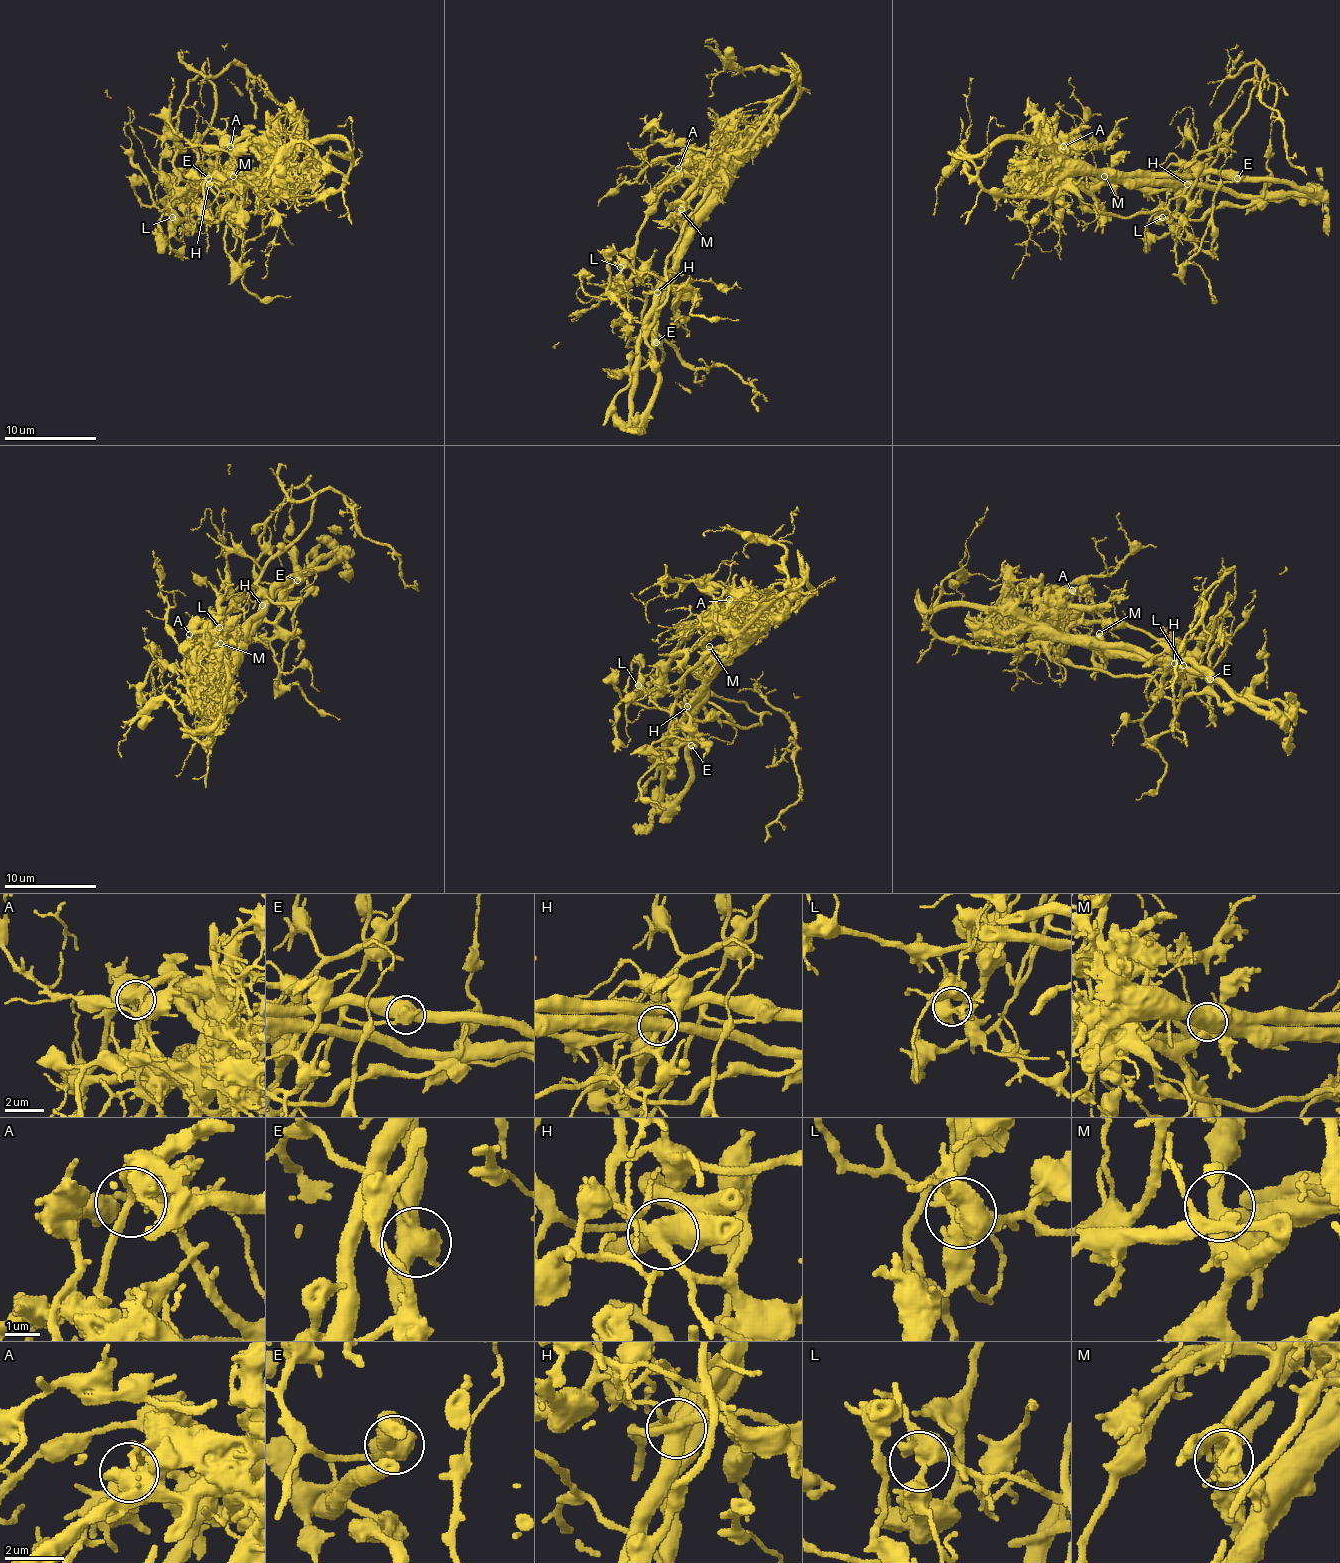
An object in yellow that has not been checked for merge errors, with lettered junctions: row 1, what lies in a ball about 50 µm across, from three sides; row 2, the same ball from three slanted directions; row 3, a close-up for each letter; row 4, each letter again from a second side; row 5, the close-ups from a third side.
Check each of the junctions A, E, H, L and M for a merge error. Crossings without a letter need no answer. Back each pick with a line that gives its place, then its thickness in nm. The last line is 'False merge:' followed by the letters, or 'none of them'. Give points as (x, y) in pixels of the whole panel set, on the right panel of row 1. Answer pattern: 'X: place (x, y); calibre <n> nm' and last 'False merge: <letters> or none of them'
E: place (1237, 178); calibre 700 nm
H: place (1187, 184); calibre 480 nm
L: place (1162, 217); calibre 460 nm
False merge: E, H, L

